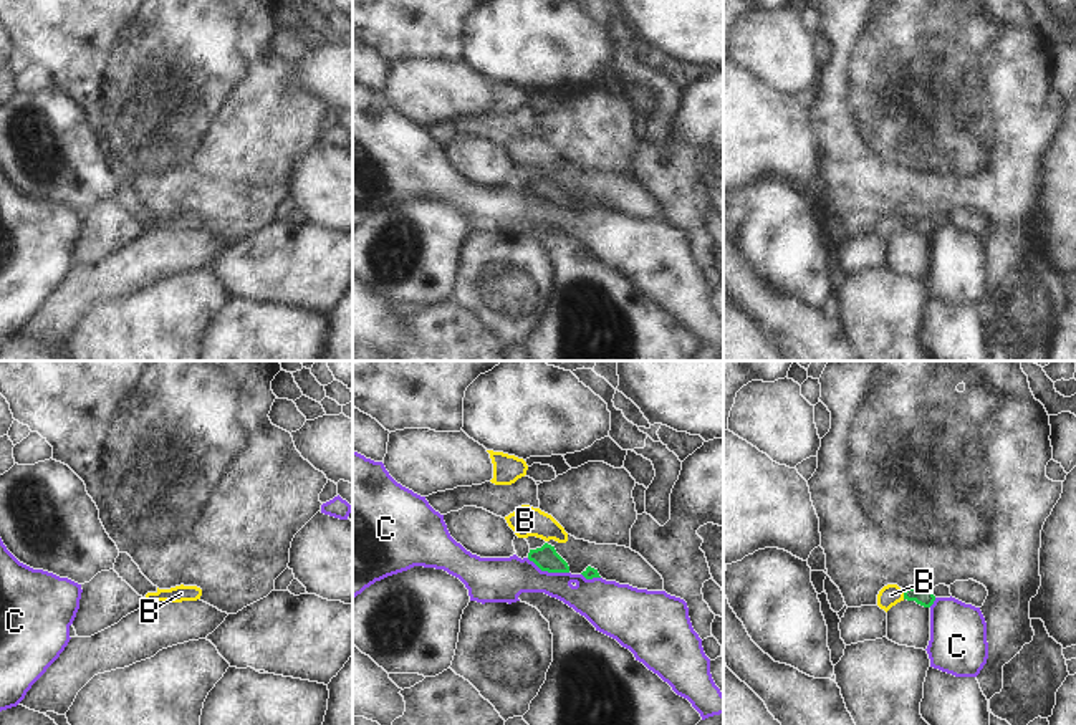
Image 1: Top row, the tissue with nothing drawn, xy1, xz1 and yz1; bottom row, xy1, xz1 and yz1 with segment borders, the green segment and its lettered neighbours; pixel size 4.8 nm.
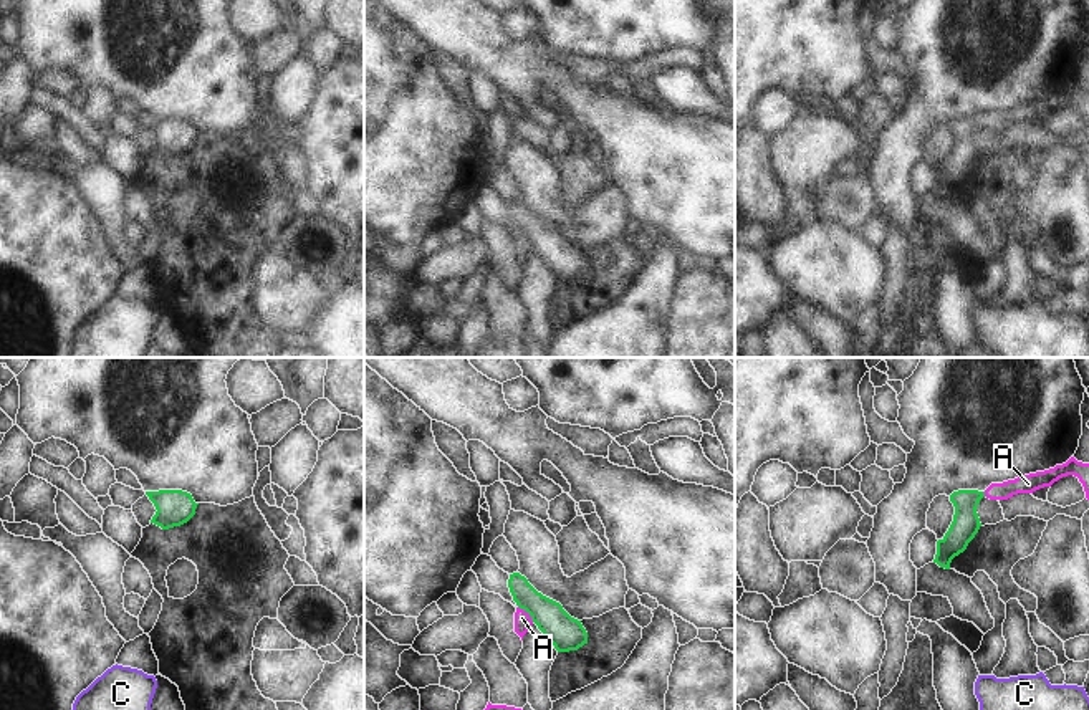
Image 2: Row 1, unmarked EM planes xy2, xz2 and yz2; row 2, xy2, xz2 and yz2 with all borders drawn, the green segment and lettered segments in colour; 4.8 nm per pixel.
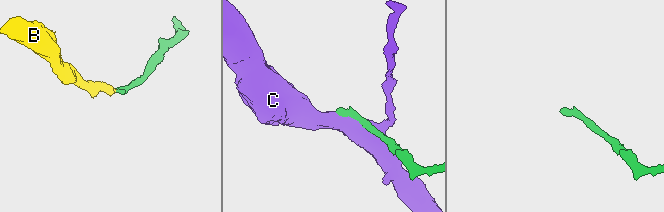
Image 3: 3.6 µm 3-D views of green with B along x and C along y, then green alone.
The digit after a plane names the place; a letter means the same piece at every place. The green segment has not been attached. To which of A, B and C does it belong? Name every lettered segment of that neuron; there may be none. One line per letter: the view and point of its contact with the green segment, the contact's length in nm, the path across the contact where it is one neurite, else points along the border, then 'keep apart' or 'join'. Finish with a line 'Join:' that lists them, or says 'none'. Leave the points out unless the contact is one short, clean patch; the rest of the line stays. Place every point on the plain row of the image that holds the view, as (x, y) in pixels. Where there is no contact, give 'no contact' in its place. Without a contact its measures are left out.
A: xz2 (527, 240) | 110 nm | along xz2 (518, 235), (533, 250) | keep apart
B: yz1 (904, 224) | 50 nm | across yz1 (924, 225), (904, 224), (891, 224) | join
C: xz1 (548, 201) | 220 nm | keep apart
Join: B

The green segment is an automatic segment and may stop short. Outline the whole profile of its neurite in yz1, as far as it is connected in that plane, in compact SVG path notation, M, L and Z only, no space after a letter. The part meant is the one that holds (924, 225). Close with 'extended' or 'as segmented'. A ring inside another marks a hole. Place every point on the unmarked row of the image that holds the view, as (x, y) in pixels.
M887 214L877 223L877 235L887 242L892 235L904 228L915 230L924 237L930 237L935 230L935 225L930 217L902 218L897 214Z | extended

